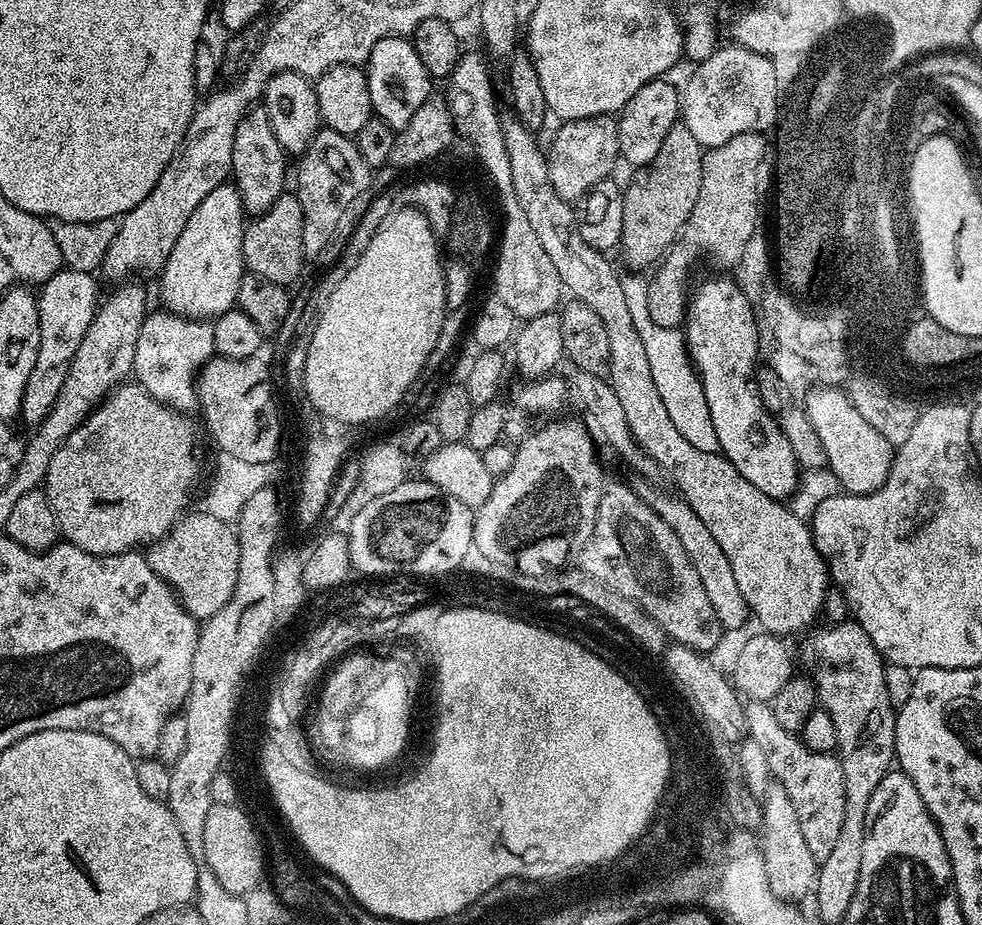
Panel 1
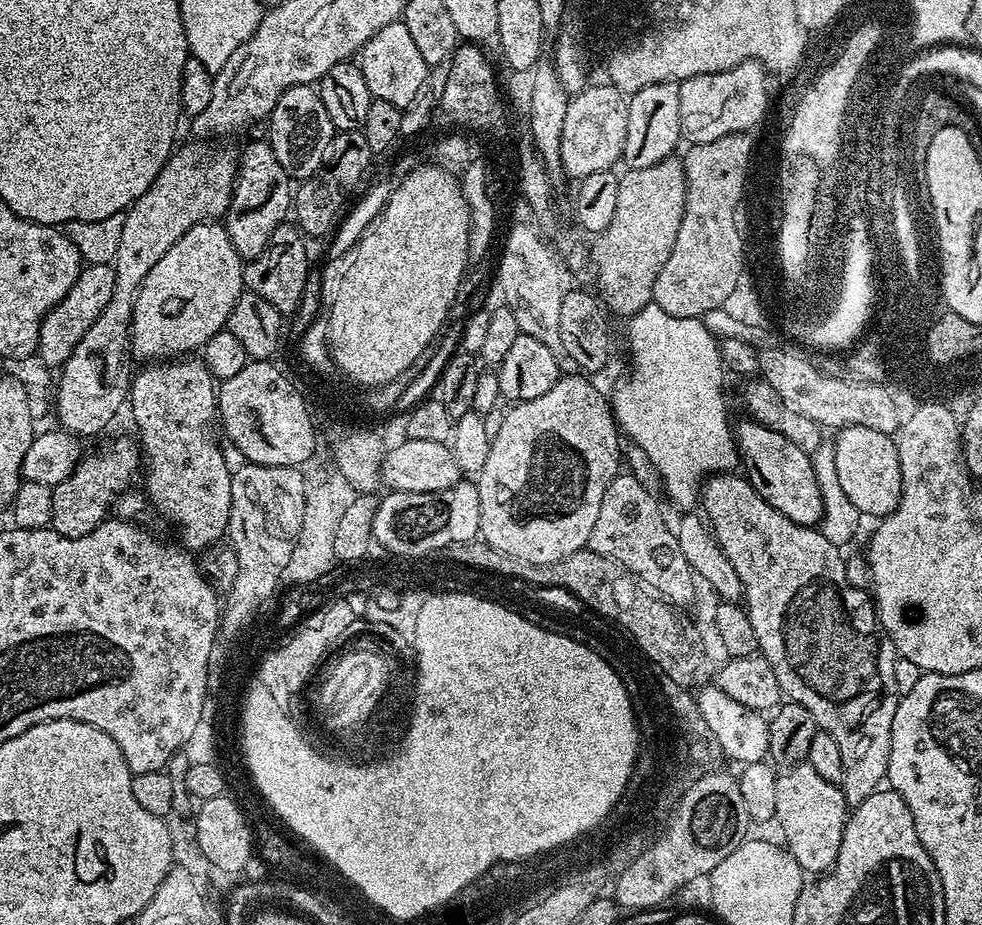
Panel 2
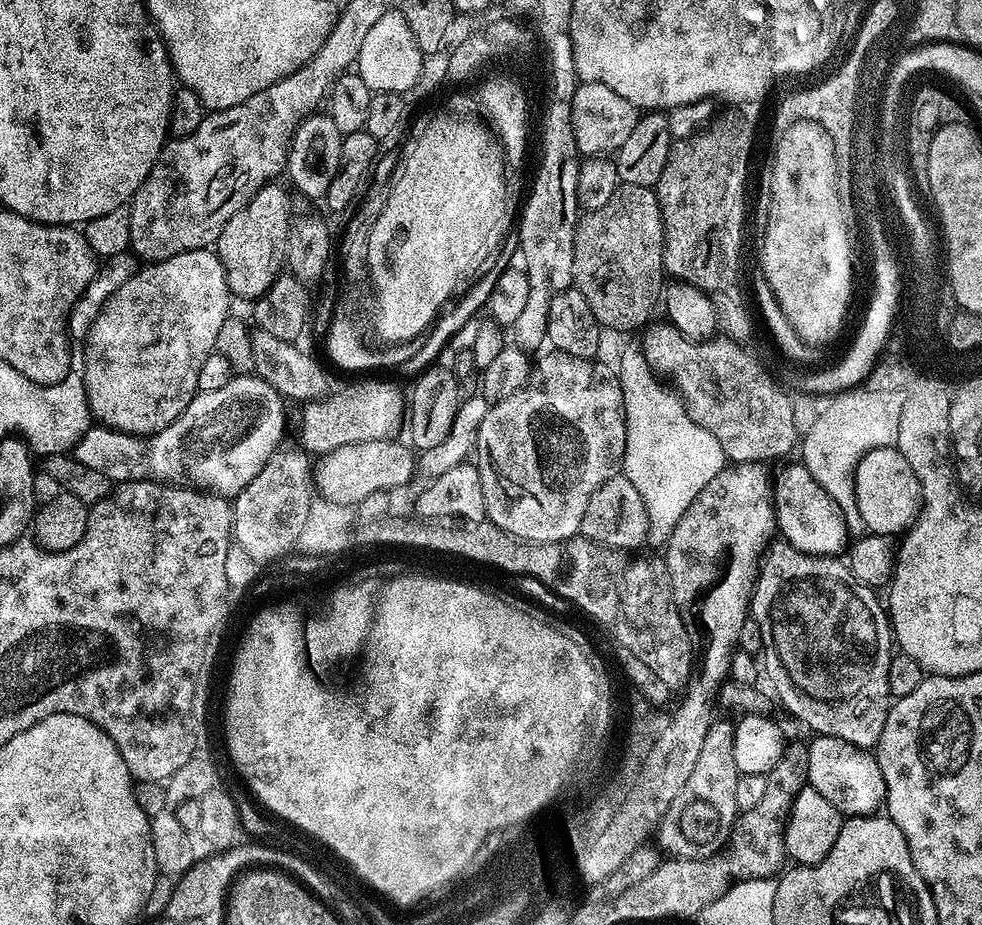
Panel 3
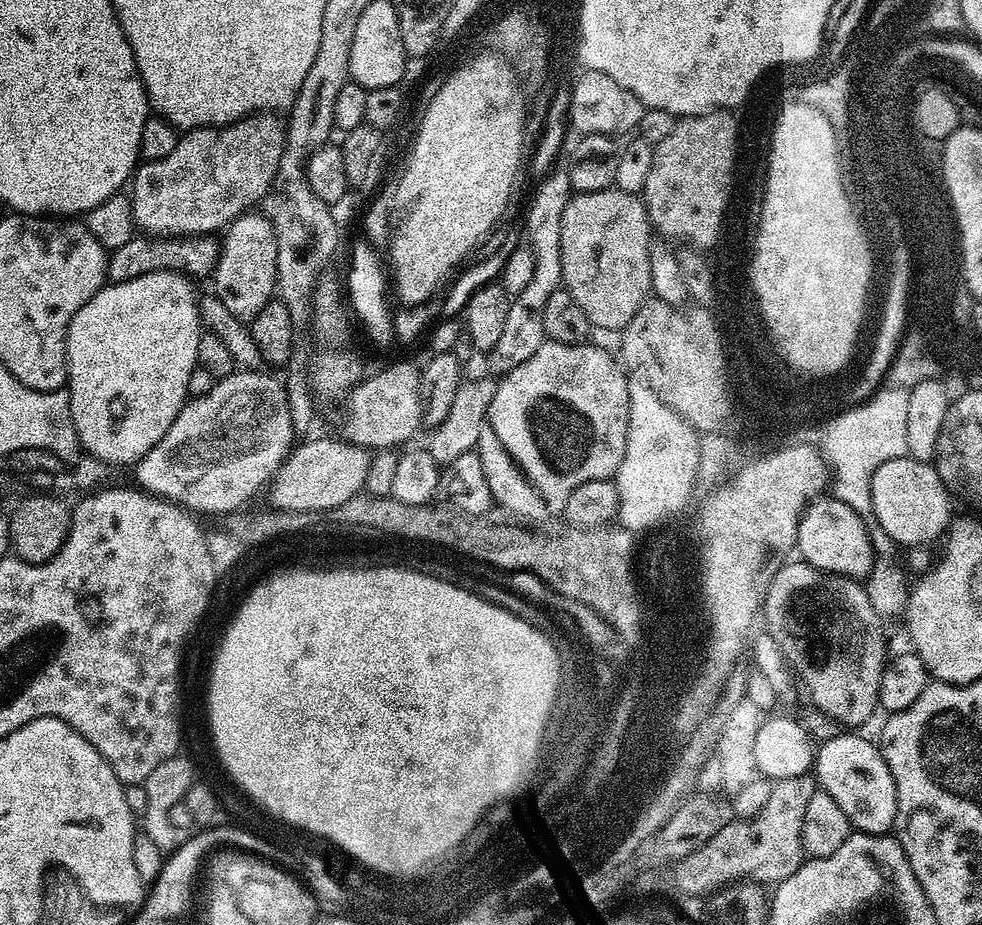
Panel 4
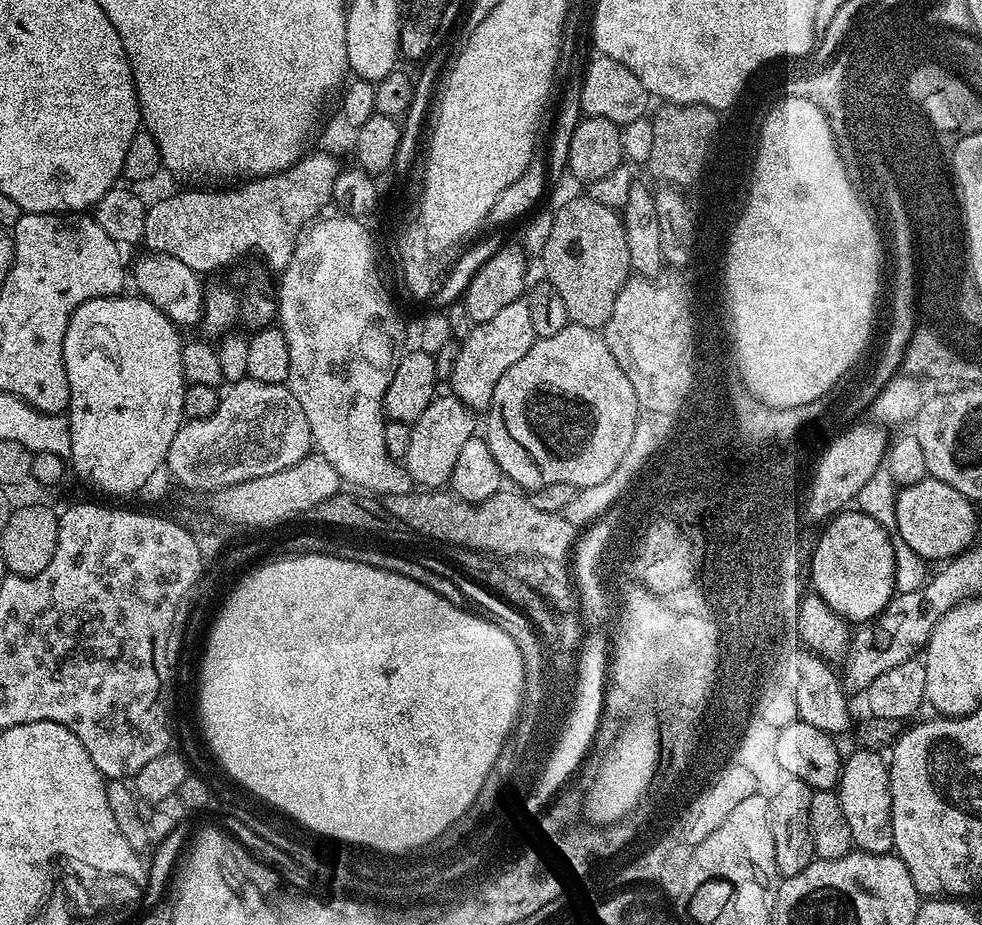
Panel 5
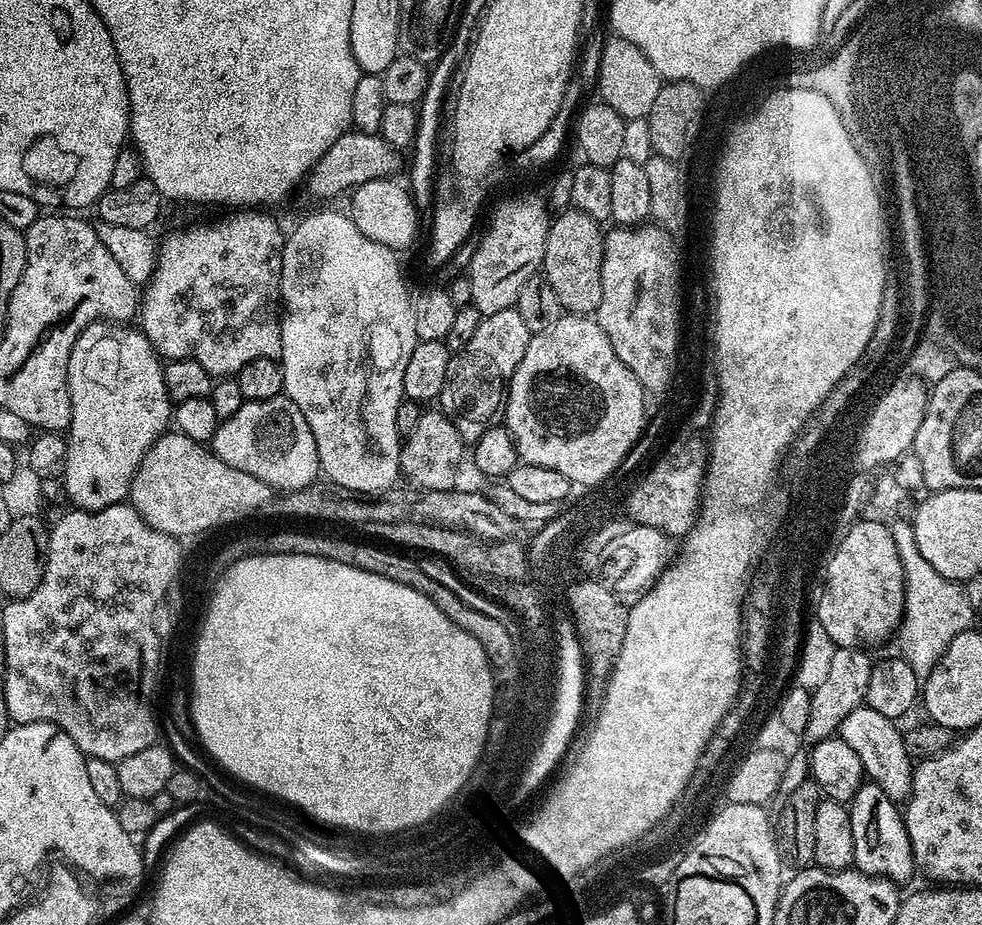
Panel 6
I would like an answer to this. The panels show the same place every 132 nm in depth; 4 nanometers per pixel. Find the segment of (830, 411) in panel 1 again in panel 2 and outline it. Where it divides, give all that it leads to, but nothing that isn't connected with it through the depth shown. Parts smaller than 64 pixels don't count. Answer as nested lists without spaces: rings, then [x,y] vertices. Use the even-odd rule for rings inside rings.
[[[866,426],[841,428],[835,433],[834,466],[838,466],[838,482],[846,498],[865,517],[883,518],[890,515],[902,498],[902,466],[895,439]]]

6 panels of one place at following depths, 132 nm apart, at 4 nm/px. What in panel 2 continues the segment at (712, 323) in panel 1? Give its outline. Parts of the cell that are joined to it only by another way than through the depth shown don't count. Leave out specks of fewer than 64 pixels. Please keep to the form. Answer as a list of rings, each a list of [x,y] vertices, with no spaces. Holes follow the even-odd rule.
[[[744,418],[734,428],[736,447],[742,461],[743,475],[778,510],[778,514],[786,514],[790,522],[798,522],[807,528],[819,525],[822,518],[822,490],[818,490],[818,482],[814,478],[814,466],[809,453],[802,451],[790,438],[782,438],[778,430],[770,430],[757,420]]]

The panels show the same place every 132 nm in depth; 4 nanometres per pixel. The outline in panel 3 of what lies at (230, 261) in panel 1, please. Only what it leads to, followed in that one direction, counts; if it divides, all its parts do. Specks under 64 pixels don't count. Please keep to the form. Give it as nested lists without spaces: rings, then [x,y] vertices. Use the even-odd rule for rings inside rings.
[[[195,248],[149,263],[122,282],[112,297],[105,300],[82,341],[82,379],[91,419],[97,425],[137,438],[151,438],[170,426],[197,393],[198,369],[213,352],[222,322],[229,319],[228,300],[230,293],[222,262],[208,248]]]

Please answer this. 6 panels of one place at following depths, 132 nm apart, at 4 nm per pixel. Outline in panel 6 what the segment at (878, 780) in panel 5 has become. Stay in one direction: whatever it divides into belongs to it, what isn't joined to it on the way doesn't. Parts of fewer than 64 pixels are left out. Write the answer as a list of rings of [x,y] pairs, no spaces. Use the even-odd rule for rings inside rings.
[[[873,782],[861,784],[858,794],[854,794],[850,801],[848,813],[850,834],[854,834],[852,863],[857,872],[864,872],[867,876],[885,876],[897,886],[904,886],[912,875],[917,875],[916,859],[912,853],[901,809],[897,801],[891,800],[883,792],[882,786]]]

